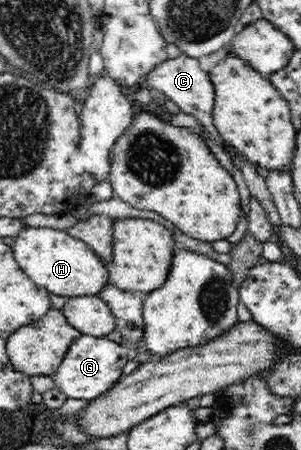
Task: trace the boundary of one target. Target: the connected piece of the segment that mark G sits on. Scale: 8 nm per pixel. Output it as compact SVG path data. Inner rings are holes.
M80 335L68 347L56 373L51 377L55 388L67 398L92 401L107 393L112 386L118 383L123 368L131 359L130 350L121 343L116 343L104 337Z

